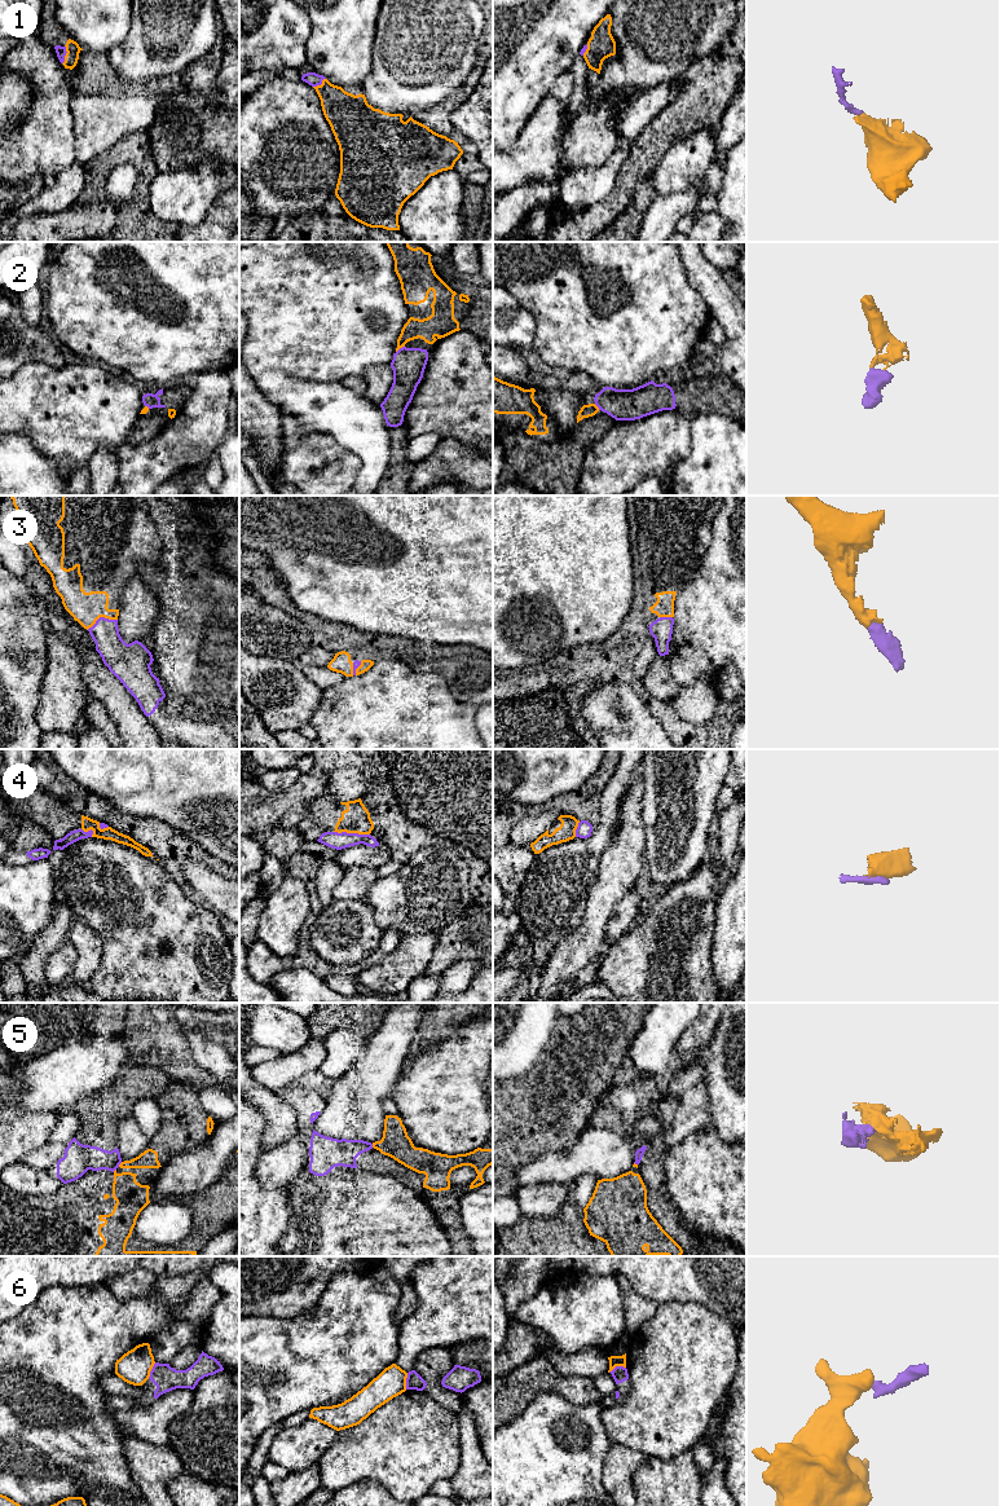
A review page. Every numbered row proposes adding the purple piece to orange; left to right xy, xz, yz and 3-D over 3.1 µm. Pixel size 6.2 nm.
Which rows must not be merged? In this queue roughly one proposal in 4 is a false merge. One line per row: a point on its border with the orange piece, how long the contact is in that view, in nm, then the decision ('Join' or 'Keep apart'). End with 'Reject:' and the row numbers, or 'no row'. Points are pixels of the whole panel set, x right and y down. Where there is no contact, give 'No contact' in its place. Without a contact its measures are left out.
1: Touches orange at xy (66, 54). Shared border 120 nm. Join
2: Touches orange at xz (400, 347). Shared border 70 nm. Join
3: Touches orange at xy (101, 616). Shared border 200 nm. Join
4: Touches orange at xz (352, 832). Shared border 220 nm. Keep apart
5: Touches orange at xy (119, 1165). Shared border 40 nm. Keep apart
6: Touches orange at yz (616, 1365). Shared border 120 nm. Keep apart
Reject: 4, 5, 6

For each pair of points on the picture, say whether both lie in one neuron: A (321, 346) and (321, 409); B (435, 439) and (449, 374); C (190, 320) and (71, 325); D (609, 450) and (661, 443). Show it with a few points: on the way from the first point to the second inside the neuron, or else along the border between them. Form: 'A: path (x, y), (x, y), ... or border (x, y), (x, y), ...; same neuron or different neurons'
A: border (291, 374), (321, 382), (340, 382); different neurons
B: border (410, 439), (427, 432), (436, 432), (443, 439); different neurons
C: path (161, 325), (101, 325); same neuron
D: path (622, 450), (633, 450), (648, 445); same neuron

